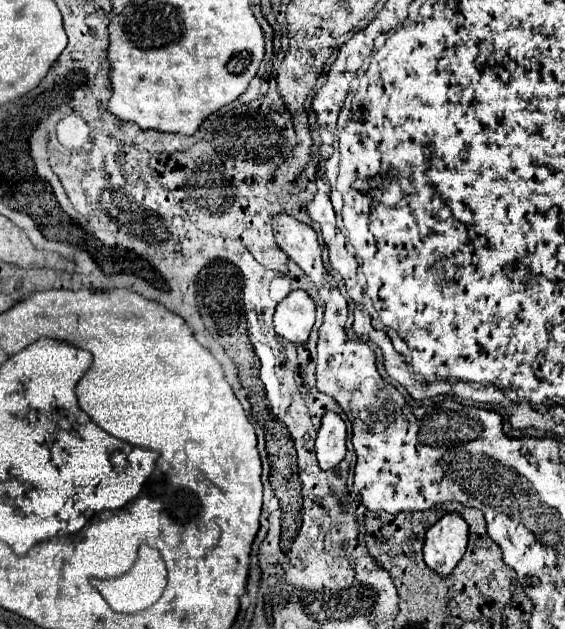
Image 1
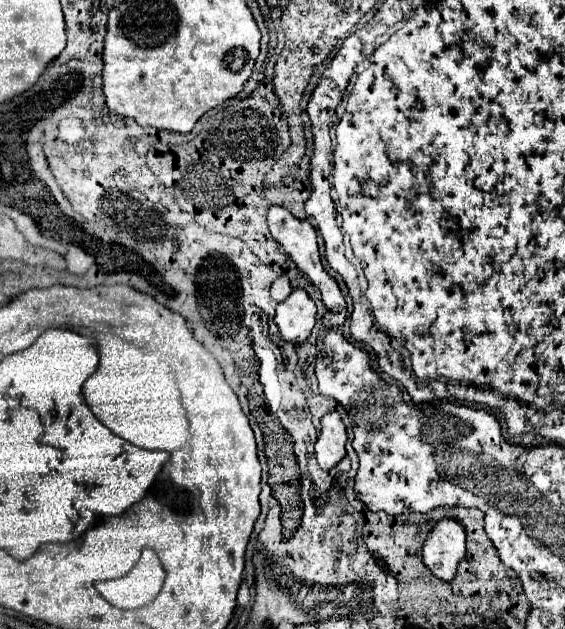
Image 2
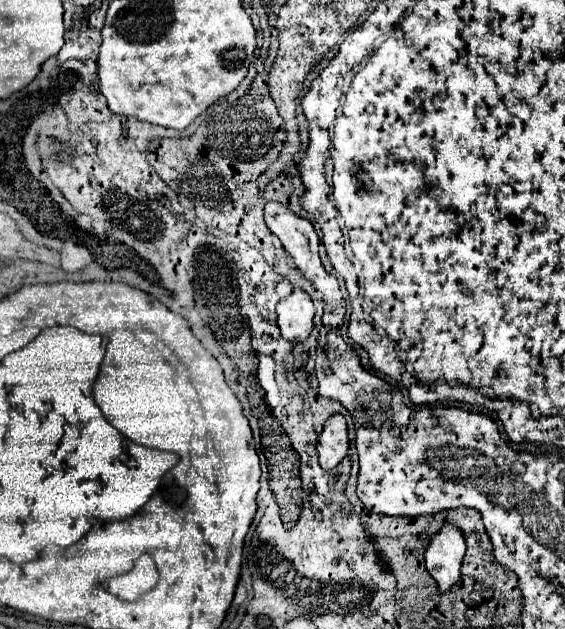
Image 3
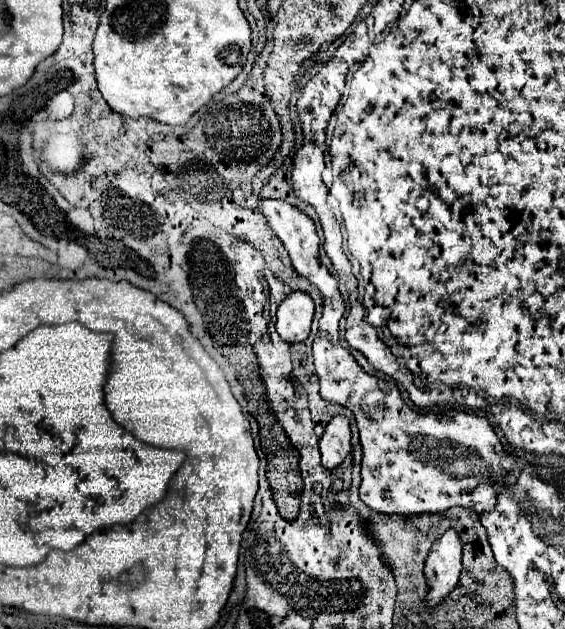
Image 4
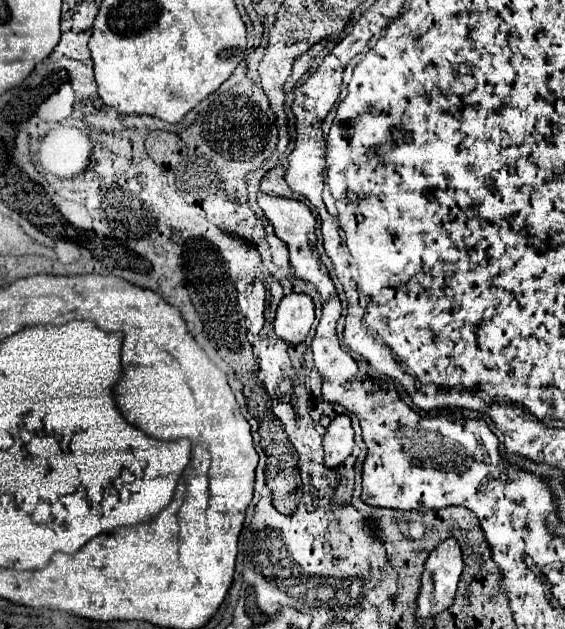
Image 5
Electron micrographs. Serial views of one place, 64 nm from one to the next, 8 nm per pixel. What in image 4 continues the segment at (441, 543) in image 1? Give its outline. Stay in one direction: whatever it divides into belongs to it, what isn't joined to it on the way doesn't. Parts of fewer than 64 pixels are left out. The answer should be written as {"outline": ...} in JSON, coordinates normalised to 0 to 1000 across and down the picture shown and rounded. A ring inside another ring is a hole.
{"outline":[[[793,843],[775,862],[768,862],[750,900],[750,916],[758,925],[754,957],[761,963],[782,960],[789,948],[807,935],[814,906],[818,862],[804,843]]]}

